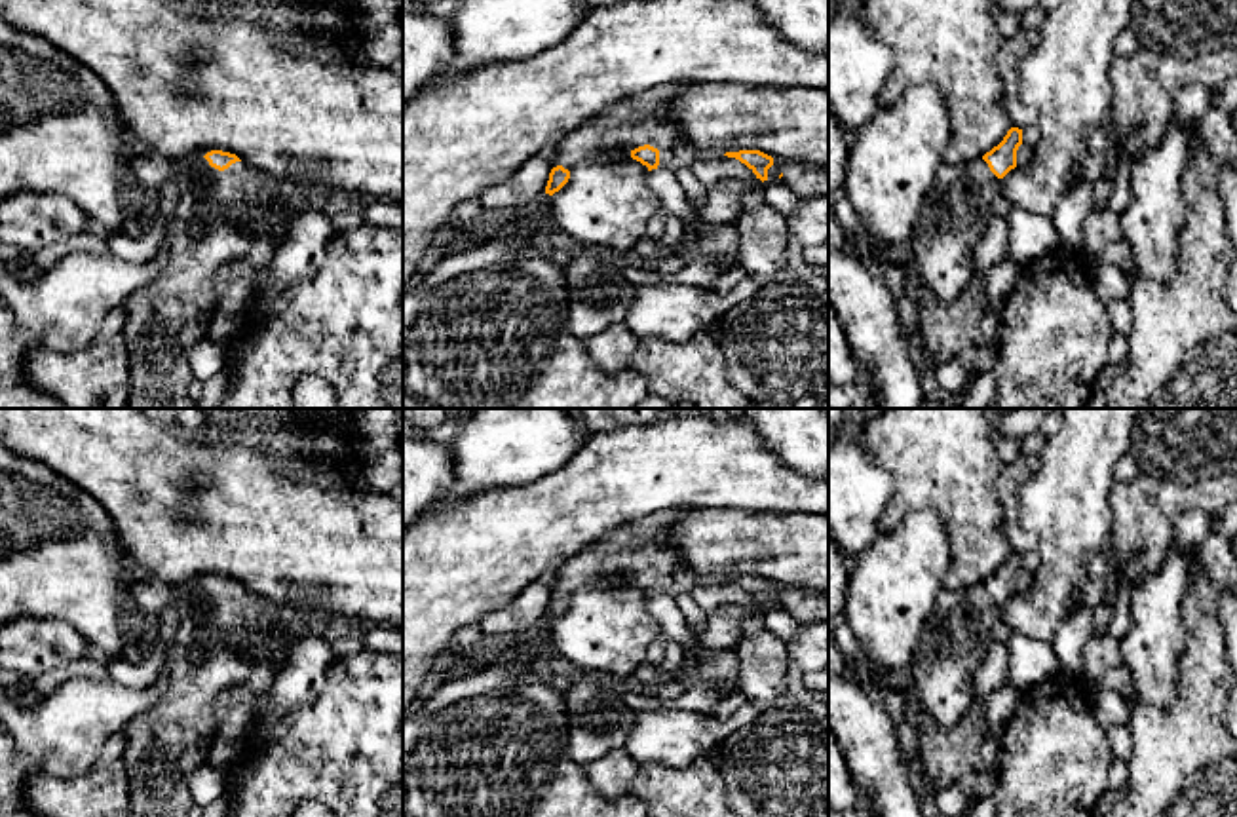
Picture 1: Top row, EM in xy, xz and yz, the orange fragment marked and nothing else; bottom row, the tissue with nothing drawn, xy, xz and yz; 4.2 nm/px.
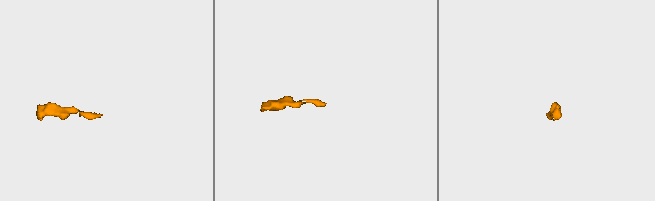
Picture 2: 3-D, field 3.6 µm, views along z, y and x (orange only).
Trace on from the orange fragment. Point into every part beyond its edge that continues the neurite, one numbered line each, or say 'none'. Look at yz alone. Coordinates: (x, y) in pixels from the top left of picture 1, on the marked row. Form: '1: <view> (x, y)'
1: yz (954, 217)

